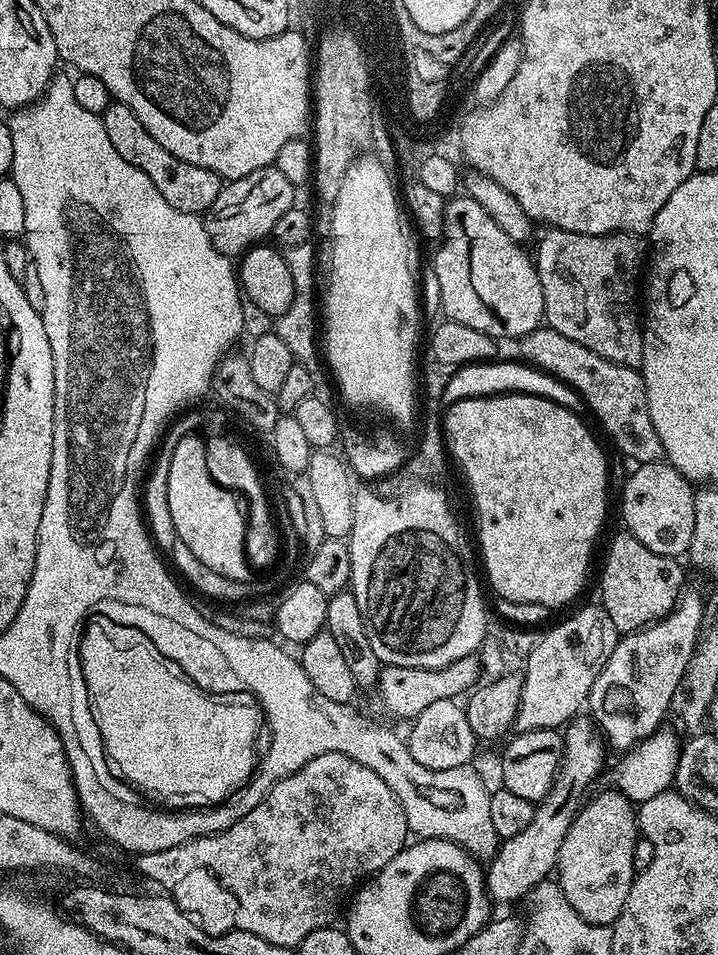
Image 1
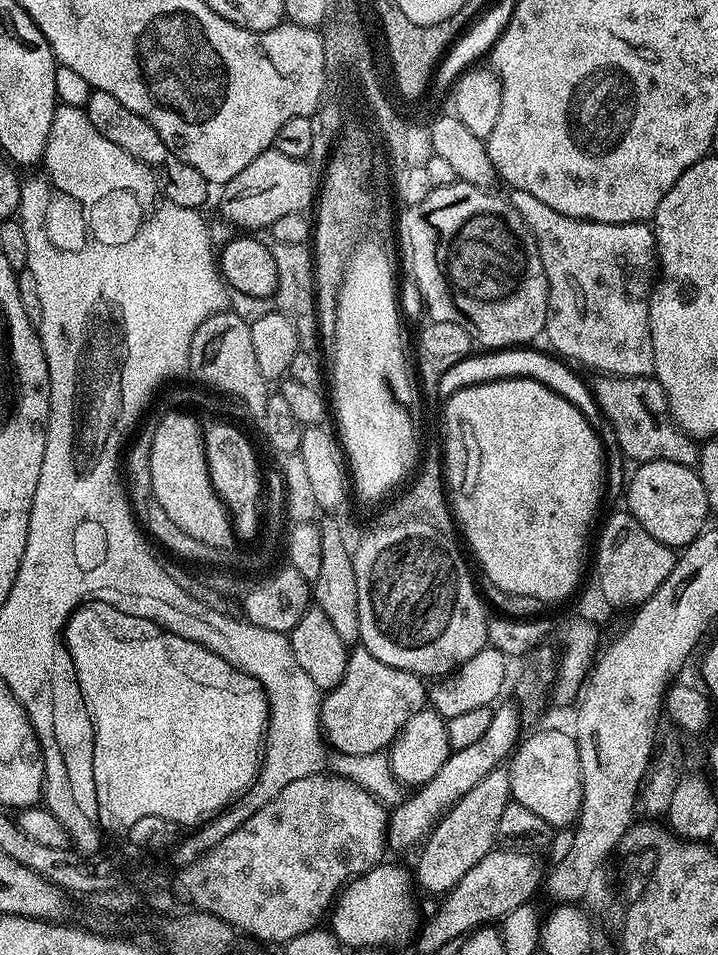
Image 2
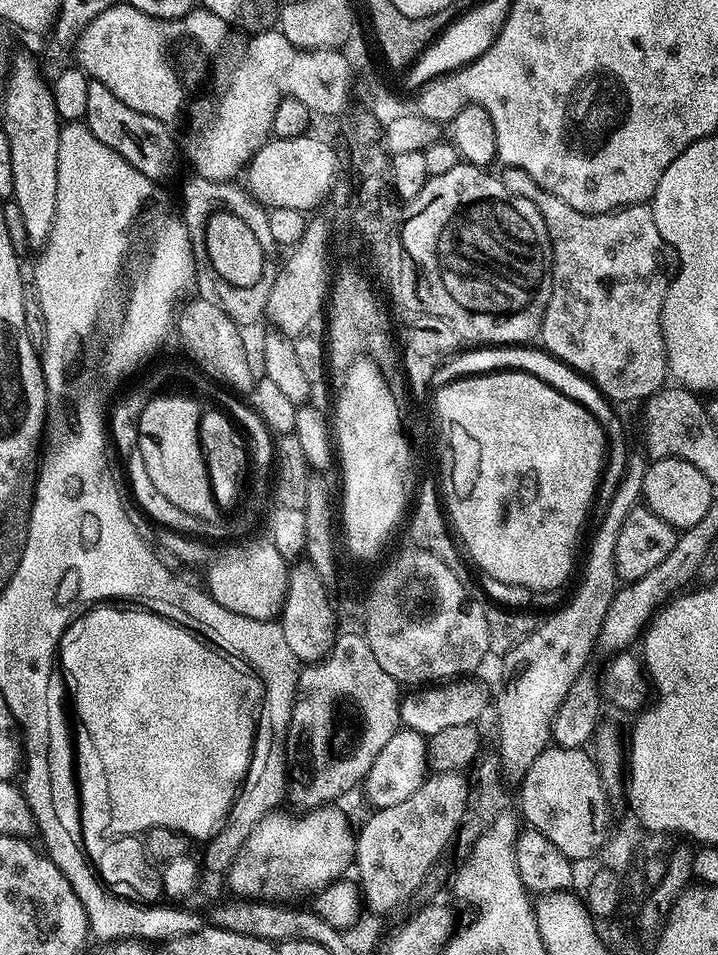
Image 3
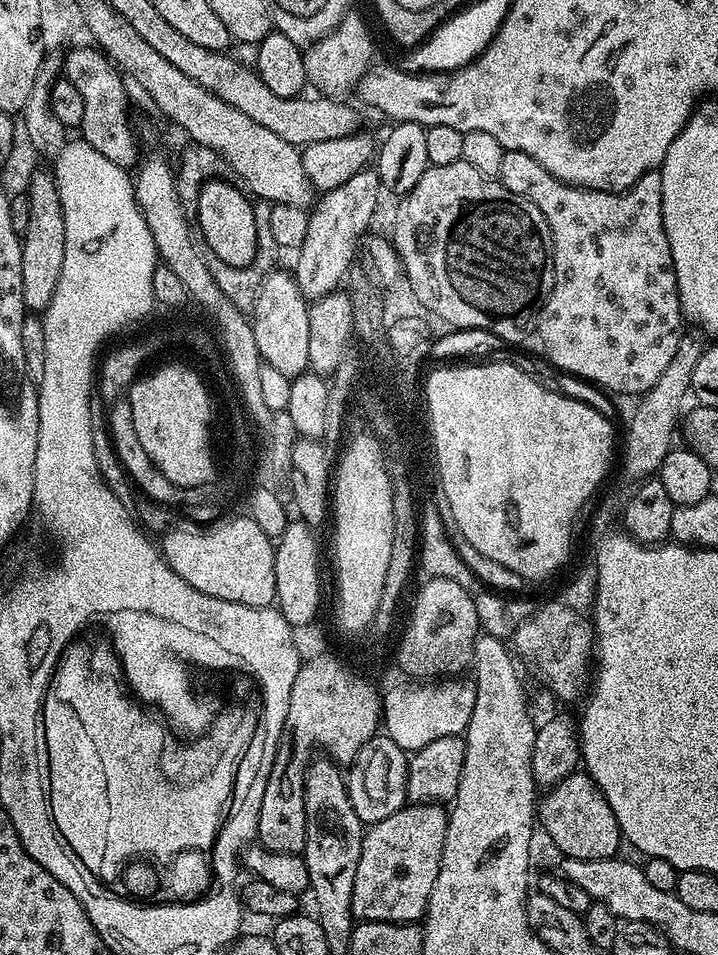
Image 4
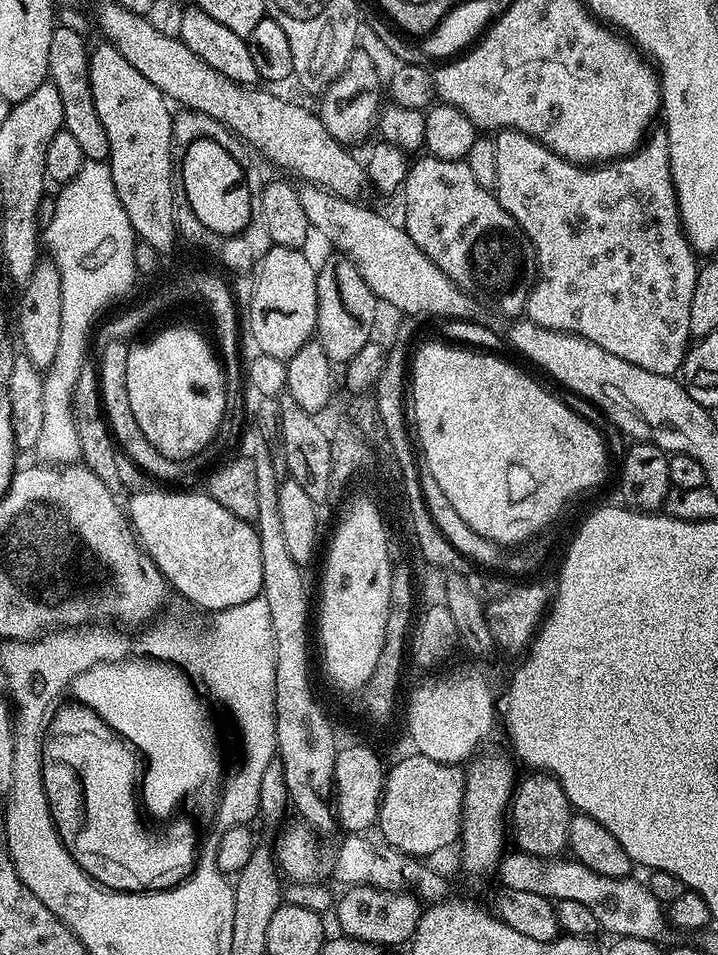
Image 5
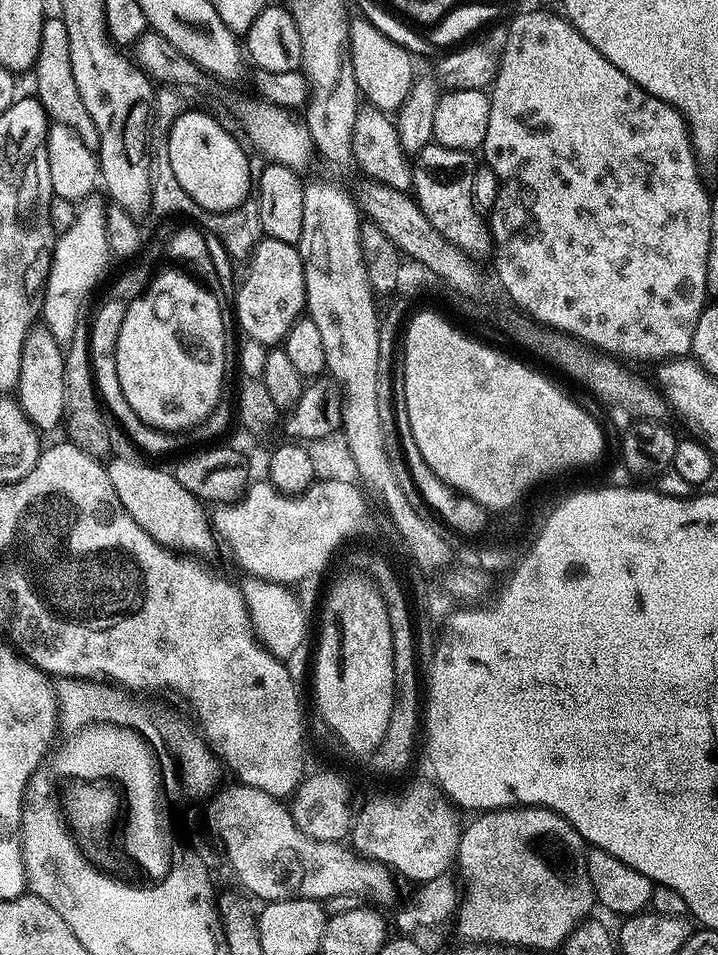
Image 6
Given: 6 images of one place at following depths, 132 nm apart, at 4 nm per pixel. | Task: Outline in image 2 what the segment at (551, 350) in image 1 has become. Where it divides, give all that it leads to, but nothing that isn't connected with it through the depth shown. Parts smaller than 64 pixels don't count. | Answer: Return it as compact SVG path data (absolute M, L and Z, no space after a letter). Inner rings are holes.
M606 376L595 377L590 387L596 398L596 405L604 413L607 424L614 426L618 434L618 446L629 461L640 464L665 460L678 462L687 468L693 467L698 460L698 444L693 437L687 436L672 420L662 386L655 378L646 376Z

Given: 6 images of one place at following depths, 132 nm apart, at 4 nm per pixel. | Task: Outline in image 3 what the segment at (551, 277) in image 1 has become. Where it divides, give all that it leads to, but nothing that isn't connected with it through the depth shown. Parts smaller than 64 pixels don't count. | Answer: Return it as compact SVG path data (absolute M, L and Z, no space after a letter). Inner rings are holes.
M505 167L503 171L499 173L502 186L506 186L510 194L518 194L518 198L530 198L530 202L538 206L538 214L542 214L542 222L546 222L552 243L552 289L538 337L544 351L588 377L609 401L647 400L665 387L670 376L664 335L660 333L660 315L678 264L671 244L658 234L651 207L647 203L630 204L615 212L586 214L539 188L526 170Z

